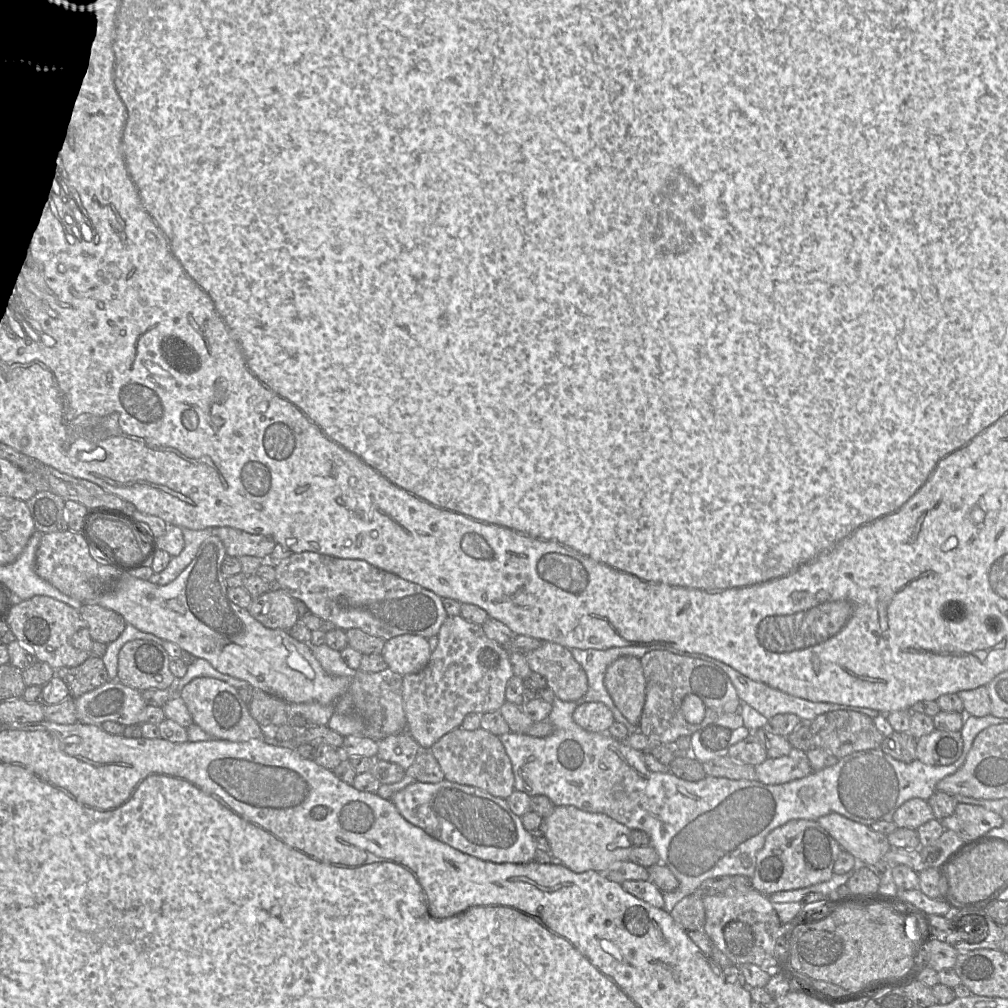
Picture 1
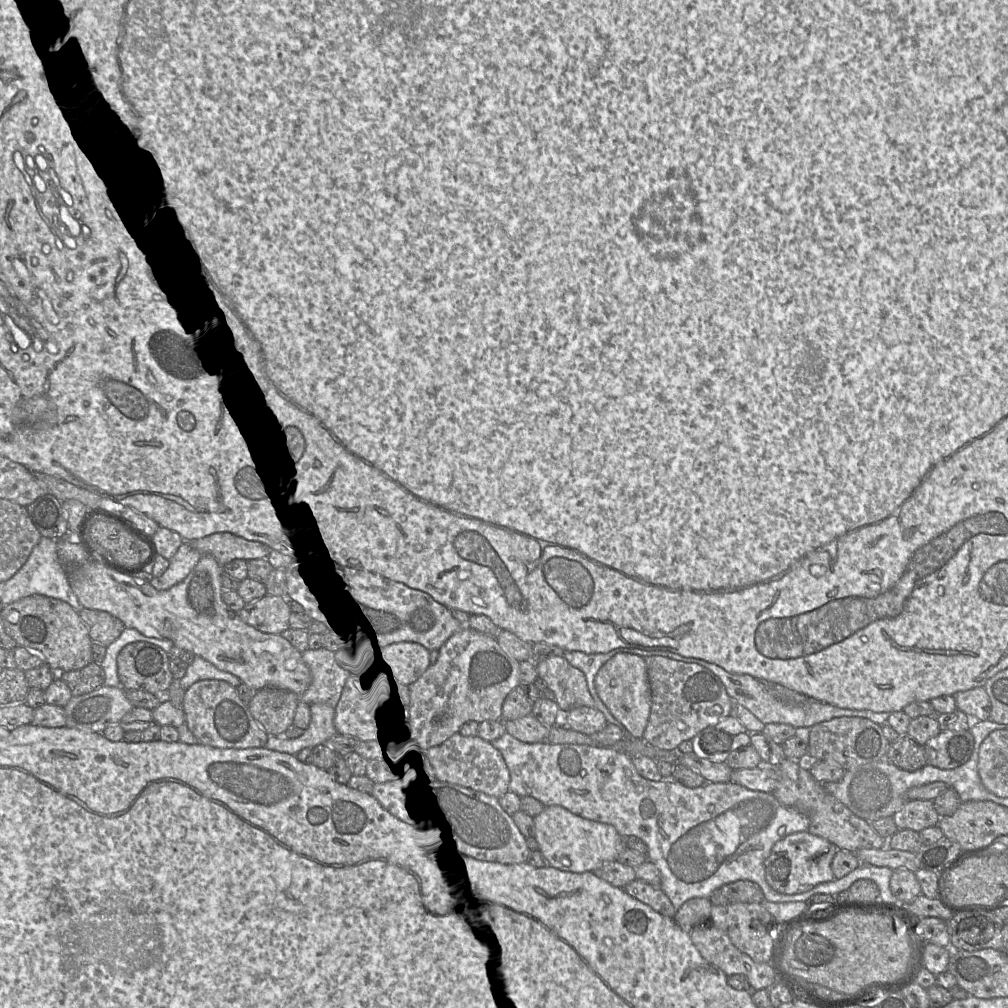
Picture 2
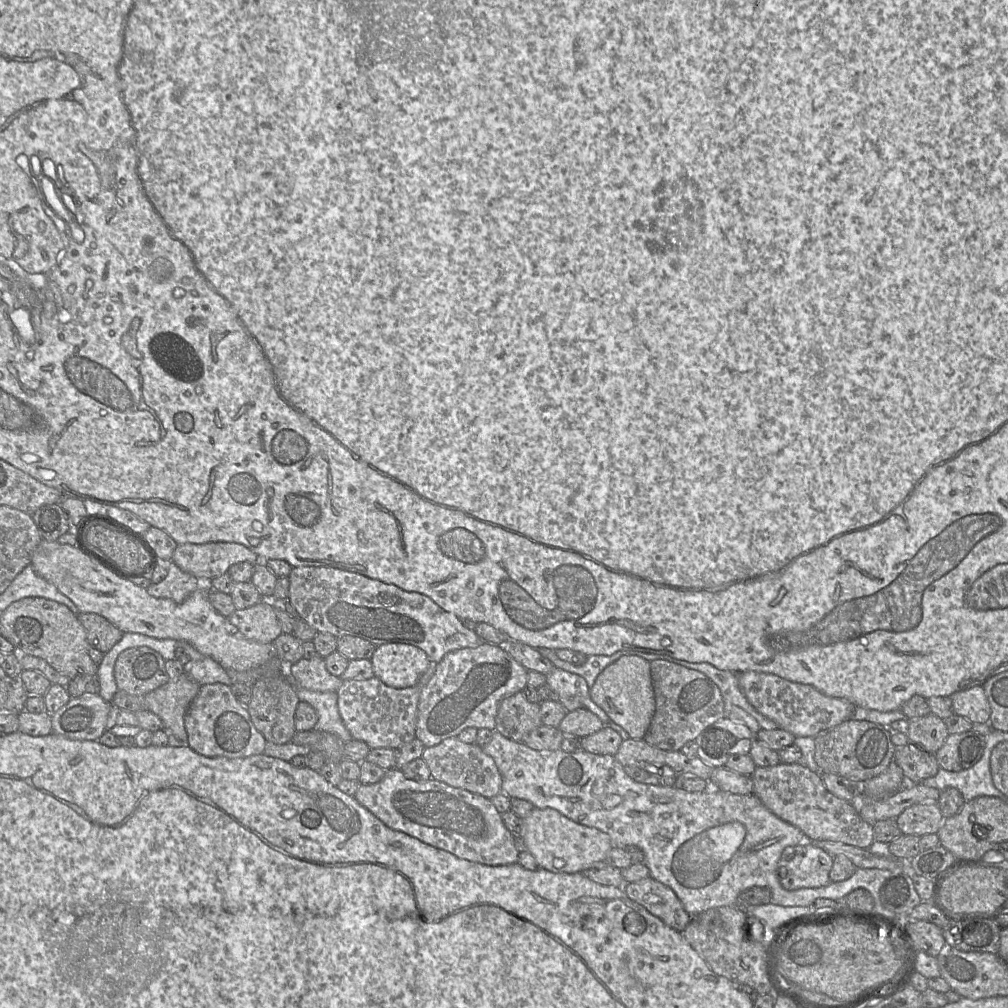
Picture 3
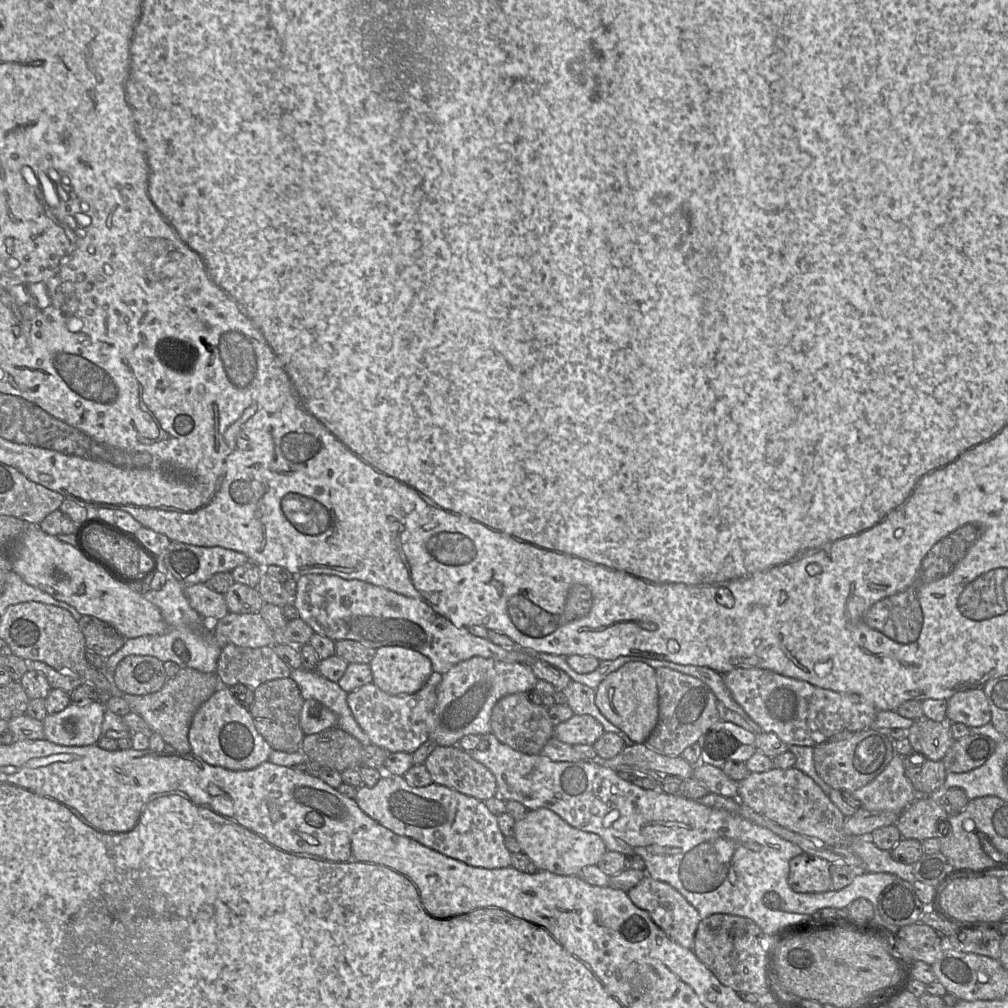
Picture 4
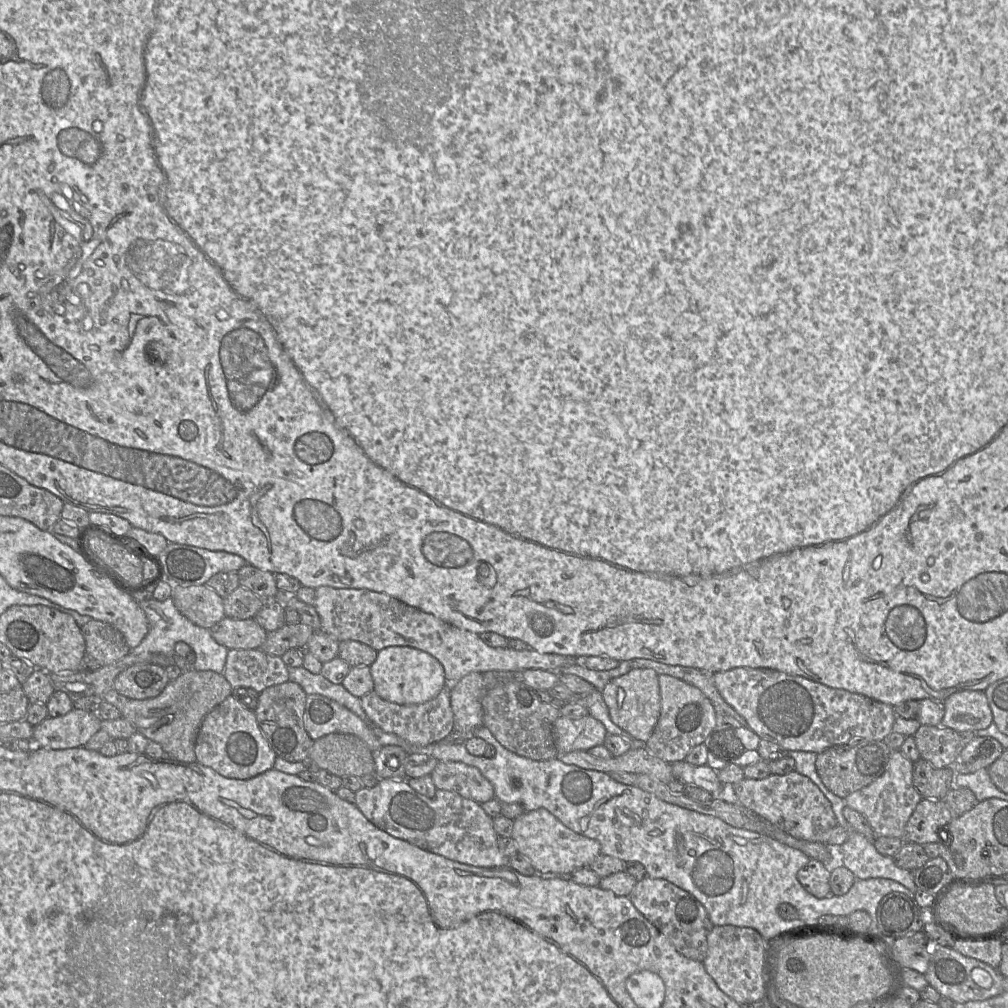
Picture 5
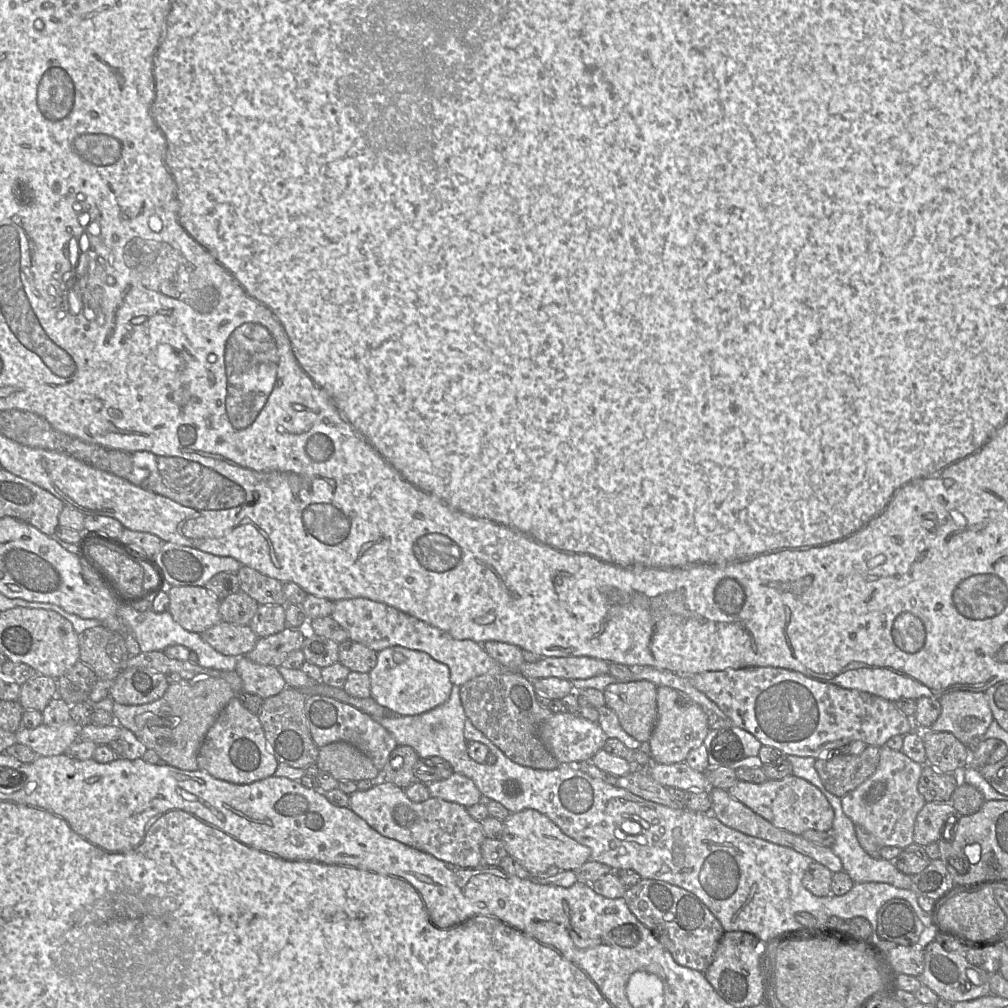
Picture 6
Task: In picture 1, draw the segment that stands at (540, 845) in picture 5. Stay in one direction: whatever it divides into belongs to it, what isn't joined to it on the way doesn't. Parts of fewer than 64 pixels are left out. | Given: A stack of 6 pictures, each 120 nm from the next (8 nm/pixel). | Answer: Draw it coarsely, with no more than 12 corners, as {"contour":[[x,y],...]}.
{"contour":[[557,806],[545,817],[552,863],[604,872],[629,861],[632,830]]}

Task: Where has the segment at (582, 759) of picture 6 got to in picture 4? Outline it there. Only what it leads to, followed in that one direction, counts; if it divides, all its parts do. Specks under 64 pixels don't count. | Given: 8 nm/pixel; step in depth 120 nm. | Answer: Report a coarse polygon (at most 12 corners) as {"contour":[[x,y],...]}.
{"contour":[[575,714],[554,728],[561,742],[593,745],[605,730],[593,716]]}

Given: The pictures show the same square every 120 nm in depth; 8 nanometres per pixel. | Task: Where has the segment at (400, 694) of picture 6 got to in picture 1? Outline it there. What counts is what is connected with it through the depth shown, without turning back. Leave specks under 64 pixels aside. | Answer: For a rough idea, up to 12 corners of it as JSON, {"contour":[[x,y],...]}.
{"contour":[[425,637],[387,640],[381,654],[390,670],[405,676],[430,660]]}

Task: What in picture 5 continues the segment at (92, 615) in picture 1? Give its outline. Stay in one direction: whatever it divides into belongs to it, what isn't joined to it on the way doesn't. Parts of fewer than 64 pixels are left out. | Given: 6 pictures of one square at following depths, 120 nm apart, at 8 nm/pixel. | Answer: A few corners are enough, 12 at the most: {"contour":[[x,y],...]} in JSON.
{"contour":[[92,619],[81,626],[85,654],[101,666],[131,649],[122,633]]}

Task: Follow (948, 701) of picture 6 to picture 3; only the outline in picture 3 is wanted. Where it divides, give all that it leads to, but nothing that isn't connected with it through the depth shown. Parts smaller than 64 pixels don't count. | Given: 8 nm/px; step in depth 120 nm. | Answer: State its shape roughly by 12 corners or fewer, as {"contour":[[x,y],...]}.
{"contour":[[983,686],[949,696],[954,714],[972,723],[990,723]]}

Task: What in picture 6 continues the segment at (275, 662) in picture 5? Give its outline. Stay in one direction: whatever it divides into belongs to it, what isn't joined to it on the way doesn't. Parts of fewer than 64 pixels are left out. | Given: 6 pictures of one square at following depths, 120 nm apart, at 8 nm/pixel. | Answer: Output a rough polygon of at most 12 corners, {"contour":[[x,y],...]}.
{"contour":[[238,657],[243,691],[262,699],[287,687],[277,667]]}

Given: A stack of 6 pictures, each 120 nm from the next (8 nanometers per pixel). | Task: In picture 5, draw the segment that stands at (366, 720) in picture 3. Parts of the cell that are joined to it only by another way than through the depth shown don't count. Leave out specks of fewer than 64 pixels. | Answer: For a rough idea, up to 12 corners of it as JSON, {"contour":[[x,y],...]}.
{"contour":[[451,687],[421,704],[361,697],[382,731],[425,747],[453,731]]}

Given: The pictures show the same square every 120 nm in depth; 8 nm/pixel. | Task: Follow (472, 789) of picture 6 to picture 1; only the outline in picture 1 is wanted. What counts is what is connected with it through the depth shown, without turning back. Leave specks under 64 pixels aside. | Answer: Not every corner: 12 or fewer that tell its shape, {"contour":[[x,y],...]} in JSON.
{"contour":[[461,726],[429,749],[444,779],[507,799],[512,764],[499,736]]}

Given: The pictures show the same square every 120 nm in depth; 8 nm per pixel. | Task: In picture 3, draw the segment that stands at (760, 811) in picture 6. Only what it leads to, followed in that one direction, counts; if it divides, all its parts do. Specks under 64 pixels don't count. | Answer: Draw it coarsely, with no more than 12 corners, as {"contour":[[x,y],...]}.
{"contour":[[801,763],[756,767],[753,793],[808,841],[870,849],[858,804]]}

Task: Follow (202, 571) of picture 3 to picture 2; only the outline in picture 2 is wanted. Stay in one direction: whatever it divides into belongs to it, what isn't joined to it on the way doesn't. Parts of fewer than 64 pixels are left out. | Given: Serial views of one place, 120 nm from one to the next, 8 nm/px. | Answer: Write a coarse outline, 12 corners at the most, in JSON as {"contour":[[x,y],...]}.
{"contour":[[230,532],[190,541],[220,566],[235,559],[265,559],[272,550]]}

